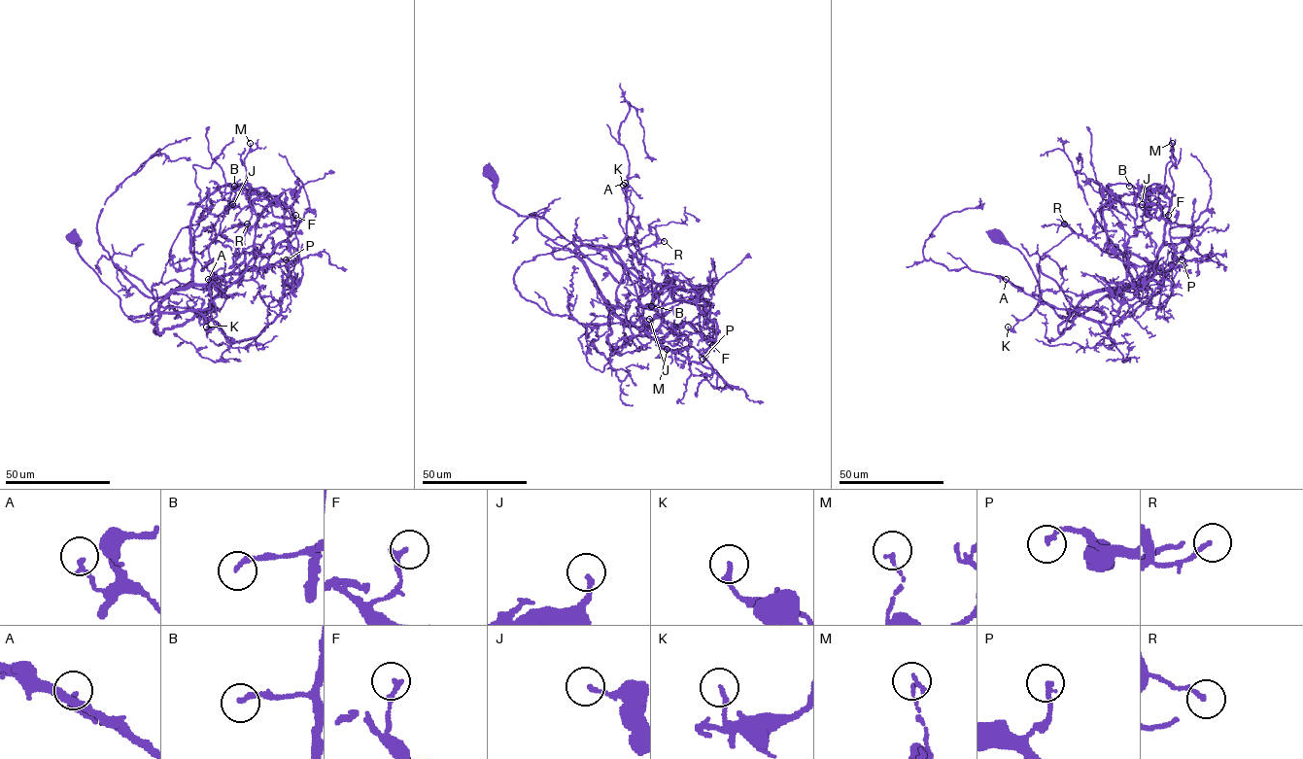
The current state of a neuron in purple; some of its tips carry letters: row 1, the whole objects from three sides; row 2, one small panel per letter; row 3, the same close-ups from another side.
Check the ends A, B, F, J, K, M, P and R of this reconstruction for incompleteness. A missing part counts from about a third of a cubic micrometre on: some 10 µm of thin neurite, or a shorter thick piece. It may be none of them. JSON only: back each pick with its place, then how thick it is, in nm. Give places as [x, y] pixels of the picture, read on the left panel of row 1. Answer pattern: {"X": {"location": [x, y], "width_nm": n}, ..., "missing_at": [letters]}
{"missing_at": []}

